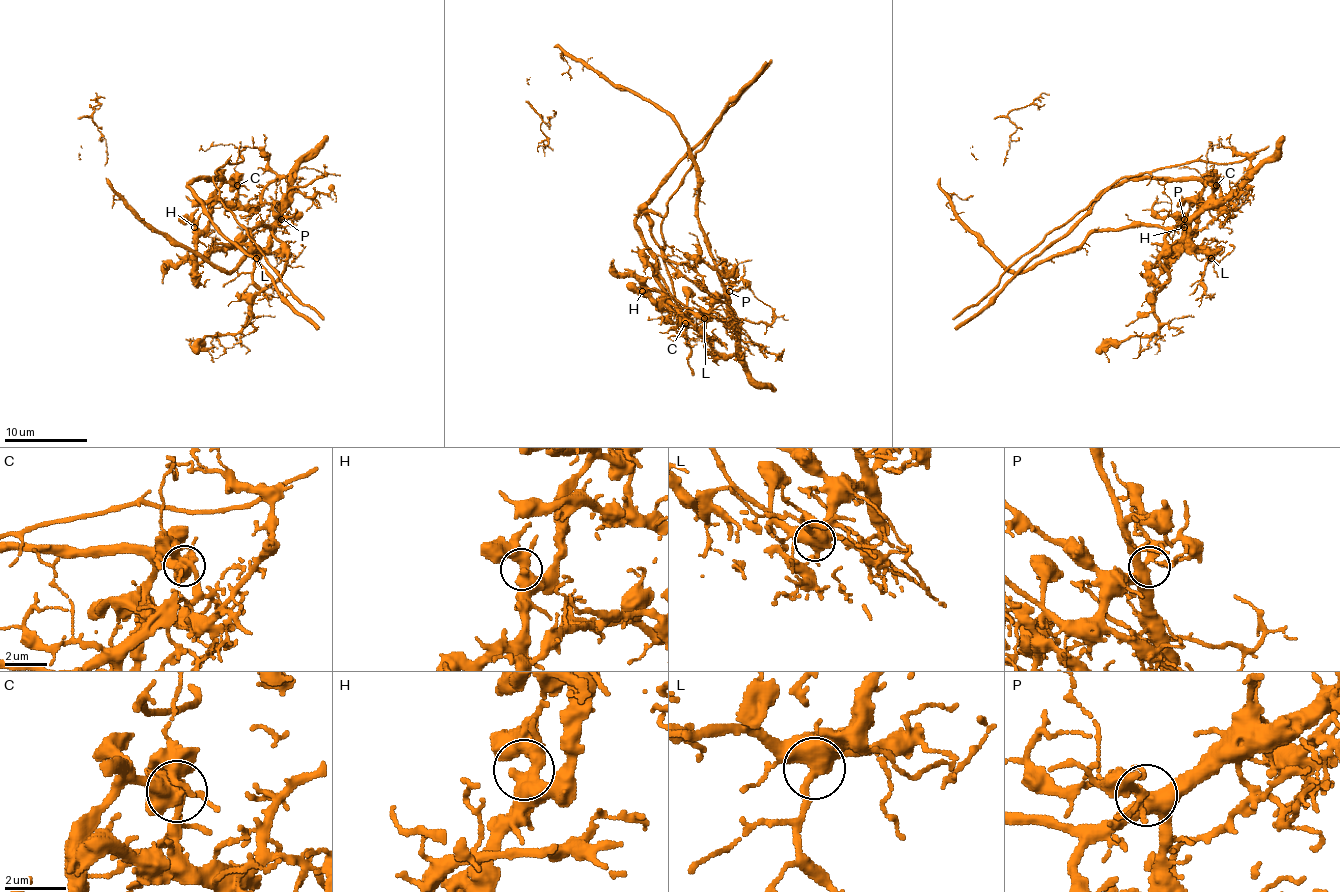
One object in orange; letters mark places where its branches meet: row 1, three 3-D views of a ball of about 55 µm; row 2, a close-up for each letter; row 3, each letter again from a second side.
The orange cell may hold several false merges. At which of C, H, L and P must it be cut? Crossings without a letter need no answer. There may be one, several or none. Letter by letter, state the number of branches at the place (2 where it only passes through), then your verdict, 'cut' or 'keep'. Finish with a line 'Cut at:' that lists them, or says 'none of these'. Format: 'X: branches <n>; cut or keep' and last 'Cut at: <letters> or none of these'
C: branches 6; cut
H: branches 3; keep
L: branches 6; keep
P: branches 5; keep
Cut at: C

